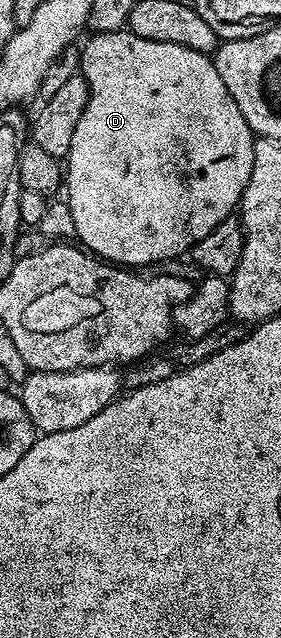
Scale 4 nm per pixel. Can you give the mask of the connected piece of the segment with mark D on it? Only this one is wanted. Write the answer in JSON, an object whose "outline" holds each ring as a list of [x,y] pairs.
{"outline":[[[126,28],[113,31],[110,35],[94,36],[92,40],[94,41],[90,47],[84,46],[79,56],[79,67],[85,71],[87,86],[91,92],[89,103],[81,115],[81,123],[77,123],[77,131],[73,131],[71,150],[65,158],[65,202],[73,215],[75,237],[83,240],[81,245],[84,250],[120,267],[154,267],[160,261],[182,258],[198,241],[205,239],[205,235],[209,235],[213,227],[228,220],[238,210],[239,201],[253,171],[255,137],[249,123],[245,123],[245,115],[237,111],[237,103],[233,103],[229,87],[225,87],[221,75],[217,75],[217,67],[208,54],[181,47],[177,43],[157,43],[153,39],[141,39],[129,35]]]}

